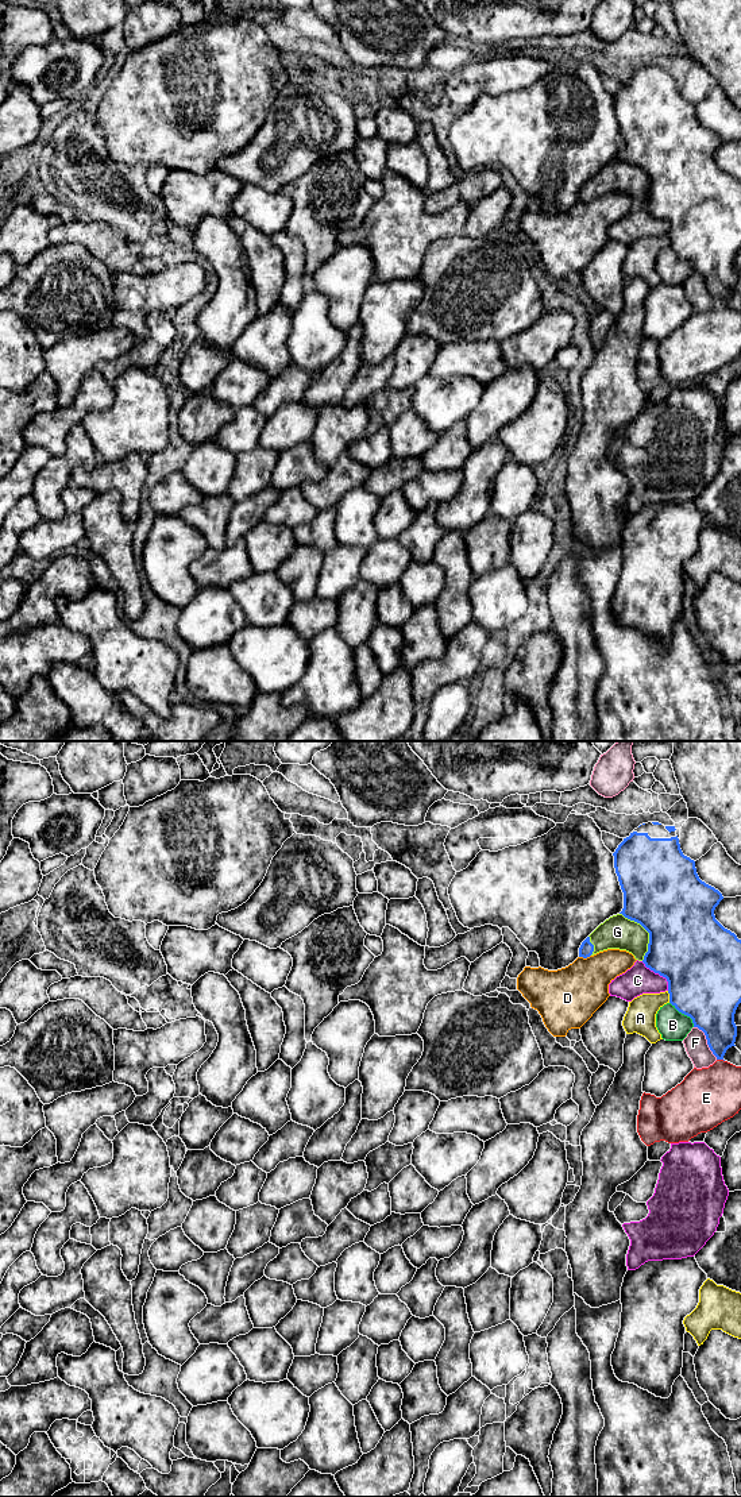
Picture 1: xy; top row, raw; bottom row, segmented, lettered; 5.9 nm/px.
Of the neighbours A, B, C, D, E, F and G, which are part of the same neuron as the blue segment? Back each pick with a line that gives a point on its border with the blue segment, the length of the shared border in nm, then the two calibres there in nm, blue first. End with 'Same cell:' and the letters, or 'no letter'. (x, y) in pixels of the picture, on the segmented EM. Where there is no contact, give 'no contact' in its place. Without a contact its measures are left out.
G: contact xy (648, 932); length 320 nm; calibres 460 and 200 nm
Same cell: G

